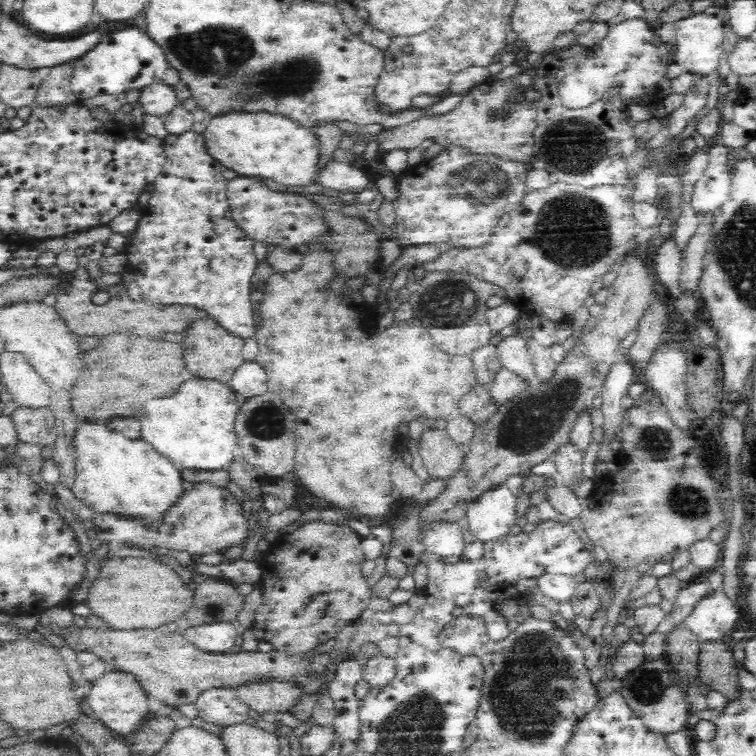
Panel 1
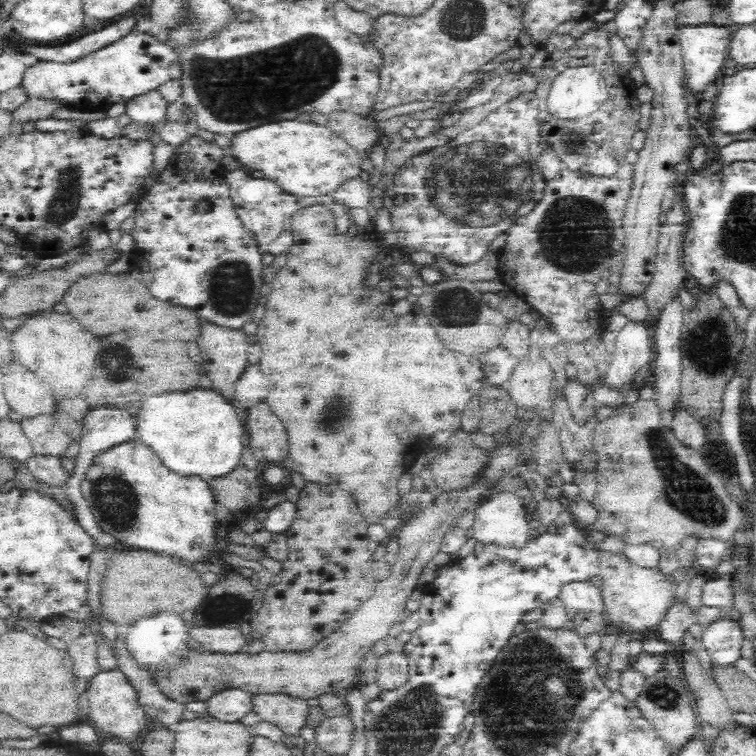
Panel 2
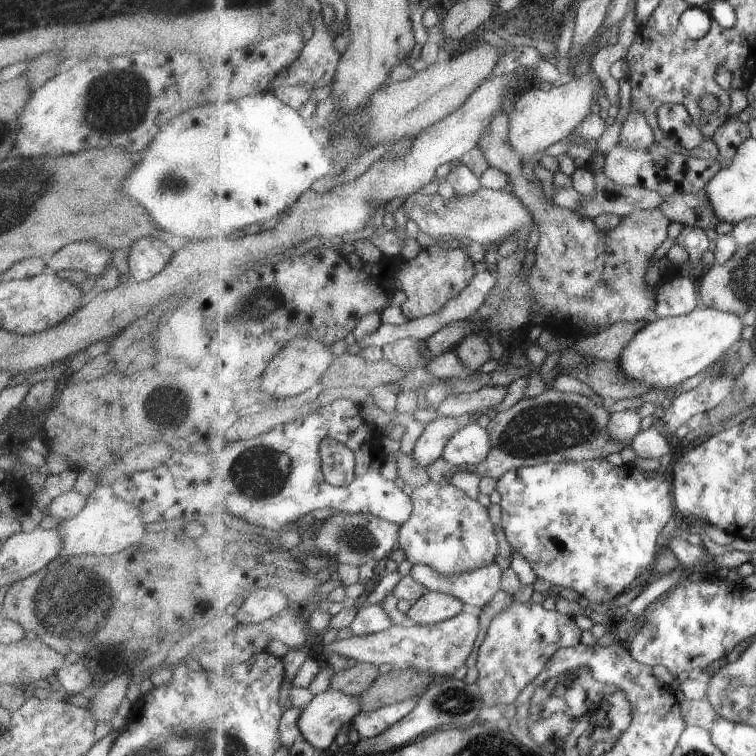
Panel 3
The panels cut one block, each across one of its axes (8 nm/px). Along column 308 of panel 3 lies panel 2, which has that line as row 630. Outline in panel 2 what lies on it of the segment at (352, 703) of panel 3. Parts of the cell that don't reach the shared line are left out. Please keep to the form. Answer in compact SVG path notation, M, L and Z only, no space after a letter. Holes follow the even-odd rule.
M728 616L704 626L702 646L711 656L711 664L719 668L728 668L740 658L743 634L739 627L739 618Z

